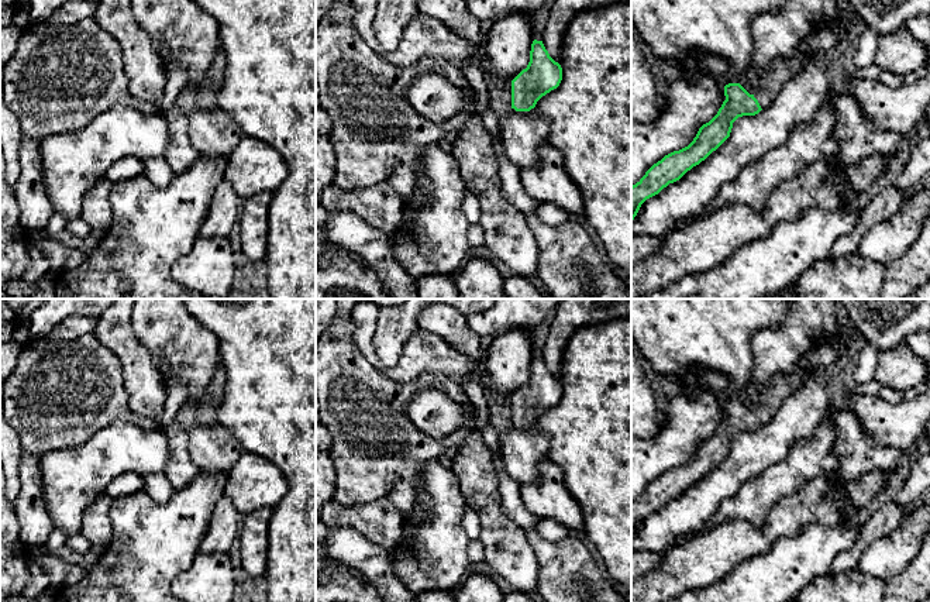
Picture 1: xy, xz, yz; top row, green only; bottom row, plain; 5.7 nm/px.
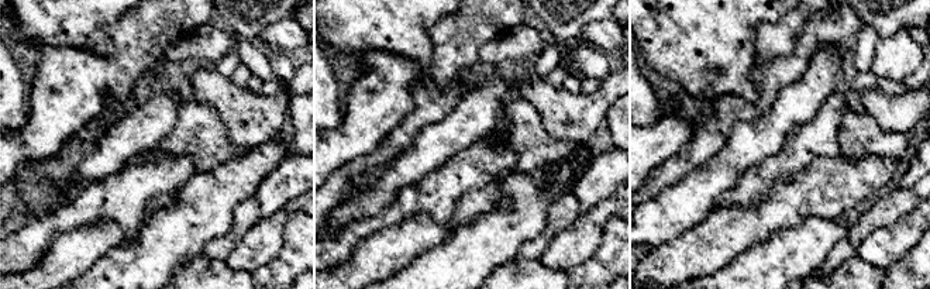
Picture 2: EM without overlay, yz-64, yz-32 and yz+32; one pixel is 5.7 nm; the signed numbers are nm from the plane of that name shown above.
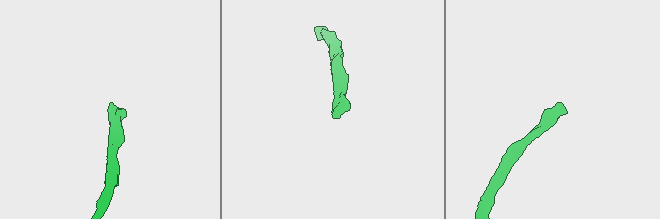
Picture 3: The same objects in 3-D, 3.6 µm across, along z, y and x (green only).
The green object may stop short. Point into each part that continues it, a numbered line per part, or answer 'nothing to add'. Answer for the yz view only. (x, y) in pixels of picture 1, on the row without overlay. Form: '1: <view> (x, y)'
1: yz (768, 398)

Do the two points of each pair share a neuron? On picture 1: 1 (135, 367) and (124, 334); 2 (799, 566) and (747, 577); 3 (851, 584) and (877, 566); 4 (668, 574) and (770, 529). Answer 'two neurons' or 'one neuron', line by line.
1: one neuron
2: one neuron
3: two neurons
4: one neuron

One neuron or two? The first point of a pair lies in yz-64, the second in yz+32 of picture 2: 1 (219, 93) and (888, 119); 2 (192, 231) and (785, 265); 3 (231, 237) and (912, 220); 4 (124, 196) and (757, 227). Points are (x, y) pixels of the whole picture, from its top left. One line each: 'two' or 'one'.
1: one
2: one
3: two
4: two

